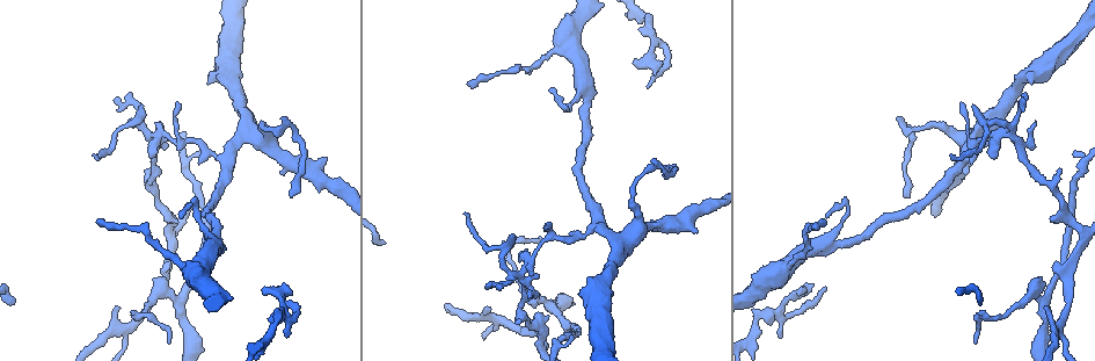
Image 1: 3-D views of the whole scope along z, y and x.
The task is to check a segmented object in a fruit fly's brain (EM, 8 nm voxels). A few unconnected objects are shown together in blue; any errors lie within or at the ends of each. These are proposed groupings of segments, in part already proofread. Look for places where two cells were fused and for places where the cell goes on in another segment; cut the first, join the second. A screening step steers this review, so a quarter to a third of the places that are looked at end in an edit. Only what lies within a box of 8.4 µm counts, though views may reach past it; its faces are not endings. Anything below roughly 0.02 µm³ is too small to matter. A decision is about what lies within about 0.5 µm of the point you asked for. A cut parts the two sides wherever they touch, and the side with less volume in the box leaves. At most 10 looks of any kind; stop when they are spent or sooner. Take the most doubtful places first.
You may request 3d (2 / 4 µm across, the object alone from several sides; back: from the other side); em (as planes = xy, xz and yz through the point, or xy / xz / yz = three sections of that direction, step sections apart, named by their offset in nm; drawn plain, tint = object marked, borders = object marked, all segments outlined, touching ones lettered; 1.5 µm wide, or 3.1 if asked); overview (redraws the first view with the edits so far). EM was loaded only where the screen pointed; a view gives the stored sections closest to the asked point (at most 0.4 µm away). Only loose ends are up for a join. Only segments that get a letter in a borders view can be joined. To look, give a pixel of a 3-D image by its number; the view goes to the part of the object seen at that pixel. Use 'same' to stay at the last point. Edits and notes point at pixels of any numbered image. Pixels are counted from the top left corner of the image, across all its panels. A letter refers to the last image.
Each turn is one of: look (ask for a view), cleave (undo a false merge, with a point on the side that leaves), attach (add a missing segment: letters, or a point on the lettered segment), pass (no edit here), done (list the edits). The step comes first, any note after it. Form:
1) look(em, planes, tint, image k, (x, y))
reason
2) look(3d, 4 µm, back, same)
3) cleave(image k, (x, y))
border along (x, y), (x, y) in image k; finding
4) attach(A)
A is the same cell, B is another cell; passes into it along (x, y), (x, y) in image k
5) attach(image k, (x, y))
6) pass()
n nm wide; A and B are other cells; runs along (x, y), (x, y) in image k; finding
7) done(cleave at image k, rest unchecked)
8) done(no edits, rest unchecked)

look(3d, 2 µm, image 1, (150, 137))
branch point

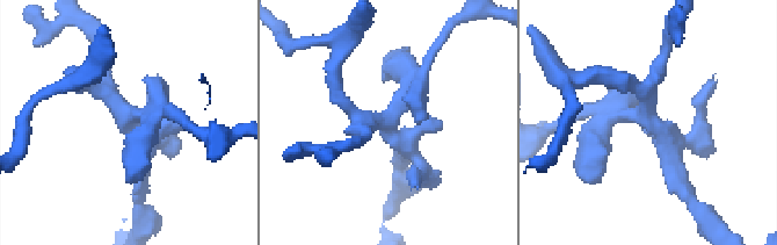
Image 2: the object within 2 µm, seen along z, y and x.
look(em, xz, step 4, borders, image 2, (130, 114))

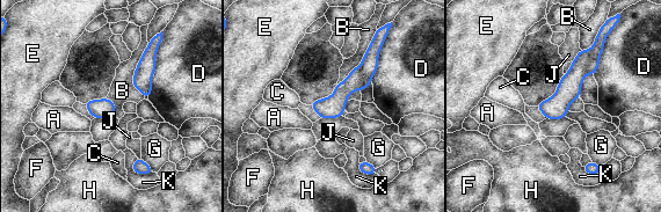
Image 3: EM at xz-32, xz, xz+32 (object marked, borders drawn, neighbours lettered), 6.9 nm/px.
cleave(image 3, (568, 89))
130 nm wide; A, B, C, D, E, F, G, H, J and K are other cells; the part that leaves runs along (586, 53), (566, 94), (549, 115) in image 3; two cells meet here

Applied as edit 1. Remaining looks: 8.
look(overview)
see it whole again

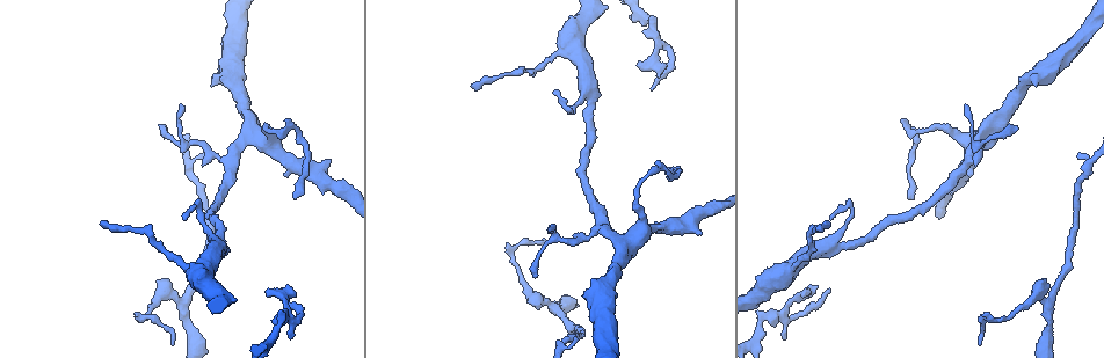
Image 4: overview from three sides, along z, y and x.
look(3d, 2 µm, image 4, (102, 220))
tapers out

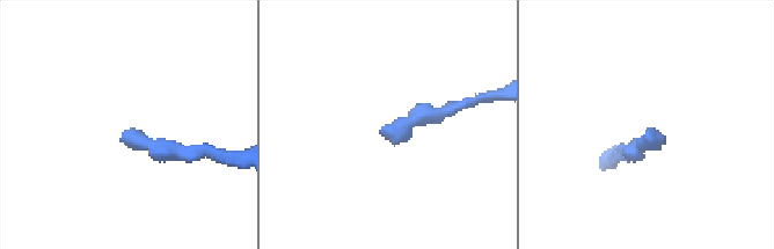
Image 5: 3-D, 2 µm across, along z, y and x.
look(em, planes, borders, image 5, (646, 133))
now the EM

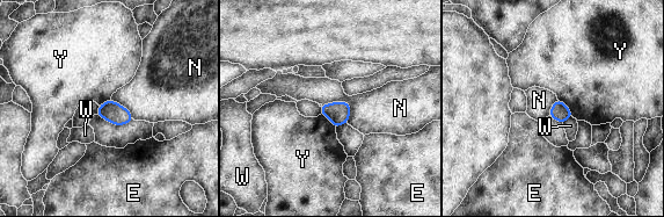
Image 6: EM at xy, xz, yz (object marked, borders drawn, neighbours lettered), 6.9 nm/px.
pass()
E, N, W and Y are other cells; border along (322, 105), (347, 102), (348, 122) in image 6; none of them fits

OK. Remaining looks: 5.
done(cleave at image 3, rest unchecked)

